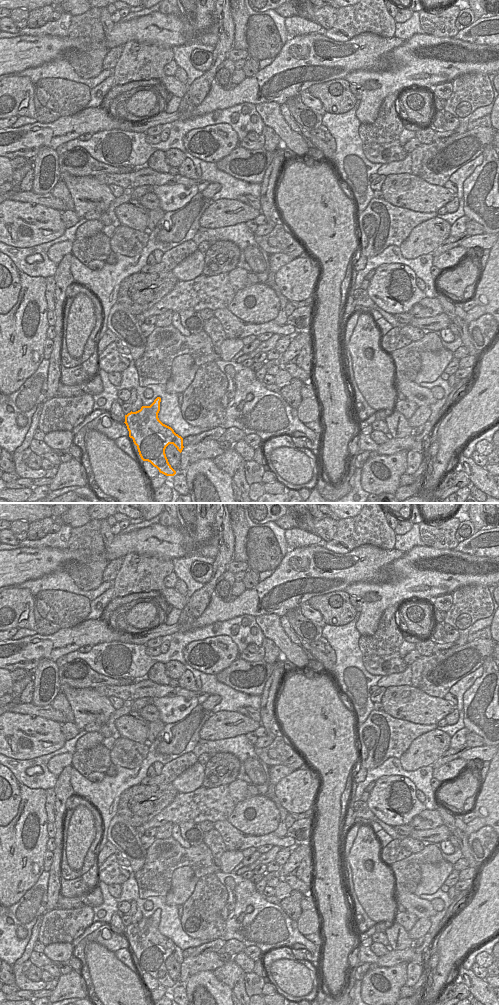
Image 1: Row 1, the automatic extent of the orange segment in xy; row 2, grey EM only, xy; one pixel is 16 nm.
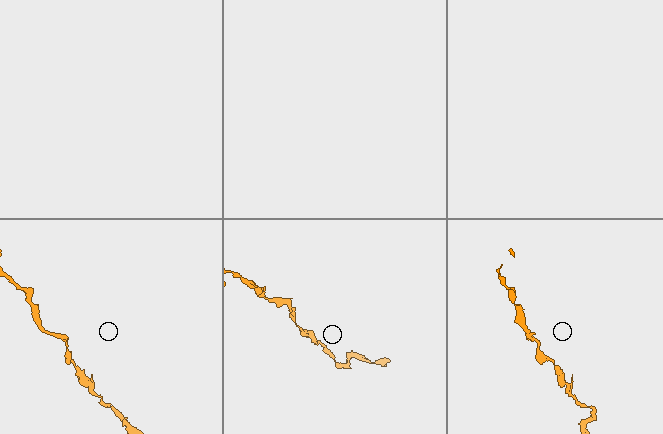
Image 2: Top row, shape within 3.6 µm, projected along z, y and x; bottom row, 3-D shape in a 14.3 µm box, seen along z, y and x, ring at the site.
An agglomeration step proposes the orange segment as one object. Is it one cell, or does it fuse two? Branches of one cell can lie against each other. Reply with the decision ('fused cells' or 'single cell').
single cell

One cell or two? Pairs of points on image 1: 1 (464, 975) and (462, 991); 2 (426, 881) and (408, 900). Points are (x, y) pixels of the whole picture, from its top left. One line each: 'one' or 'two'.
1: two
2: two

